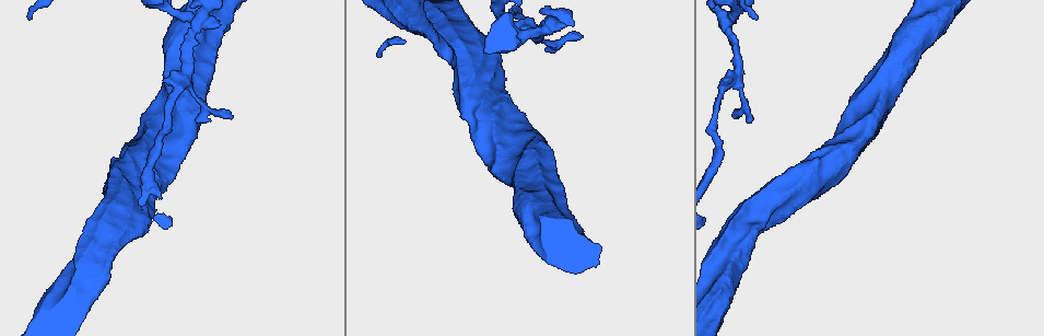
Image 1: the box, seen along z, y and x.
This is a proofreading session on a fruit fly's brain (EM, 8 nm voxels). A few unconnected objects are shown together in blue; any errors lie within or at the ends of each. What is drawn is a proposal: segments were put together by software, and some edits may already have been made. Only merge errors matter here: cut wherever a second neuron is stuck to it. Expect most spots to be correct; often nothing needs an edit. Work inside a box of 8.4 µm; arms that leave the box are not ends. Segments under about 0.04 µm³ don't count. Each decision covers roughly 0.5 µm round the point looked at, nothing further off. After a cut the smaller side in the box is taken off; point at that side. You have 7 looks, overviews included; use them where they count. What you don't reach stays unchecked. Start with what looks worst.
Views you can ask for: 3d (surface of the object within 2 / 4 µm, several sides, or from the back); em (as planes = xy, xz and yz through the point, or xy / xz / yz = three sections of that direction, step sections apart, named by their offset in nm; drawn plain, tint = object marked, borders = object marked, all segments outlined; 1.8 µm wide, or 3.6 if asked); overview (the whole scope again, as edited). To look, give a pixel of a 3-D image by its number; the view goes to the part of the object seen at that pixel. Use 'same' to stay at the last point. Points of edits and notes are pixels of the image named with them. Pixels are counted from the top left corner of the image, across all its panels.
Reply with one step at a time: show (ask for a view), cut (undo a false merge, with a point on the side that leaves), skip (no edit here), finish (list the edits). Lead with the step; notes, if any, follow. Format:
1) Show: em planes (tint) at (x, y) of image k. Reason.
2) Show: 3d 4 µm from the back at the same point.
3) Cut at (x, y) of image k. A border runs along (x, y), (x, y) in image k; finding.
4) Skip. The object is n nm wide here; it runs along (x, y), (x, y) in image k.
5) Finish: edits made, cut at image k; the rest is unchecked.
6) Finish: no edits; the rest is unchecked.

Show: em 3.6 µm yz step 4 (tint) at (196, 23) of image 1. Thick turns thin.

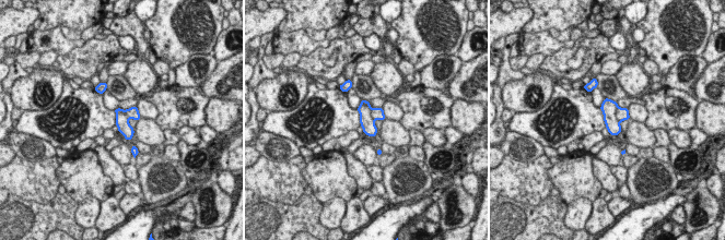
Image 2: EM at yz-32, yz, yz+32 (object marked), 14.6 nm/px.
Cut at (622, 114) of image 2. The object is 220 nm wide here; a border runs along (618, 107), (616, 119), (619, 122) in image 2; two neurons meet here.

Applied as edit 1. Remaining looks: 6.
Show: overview.

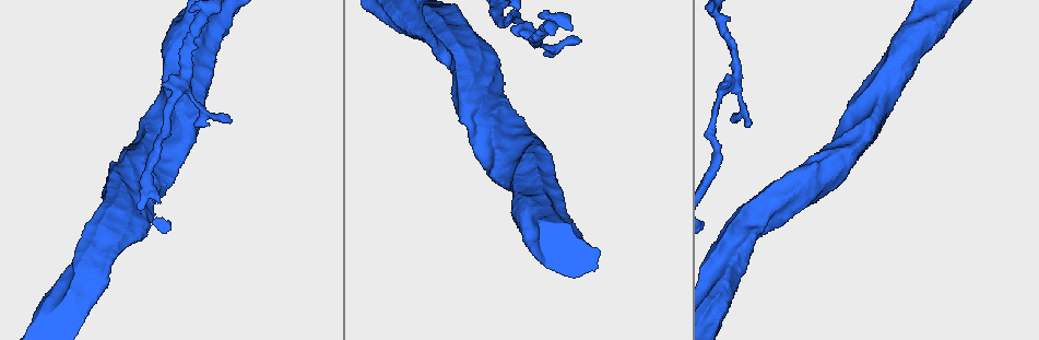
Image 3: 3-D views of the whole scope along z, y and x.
Show: 3d 4 µm at (520, 131) of image 3. Touches itself.

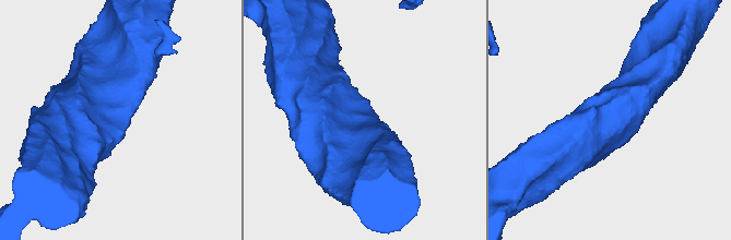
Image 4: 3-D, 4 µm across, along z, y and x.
Show: em planes (tint) at (118, 125) of image 4.

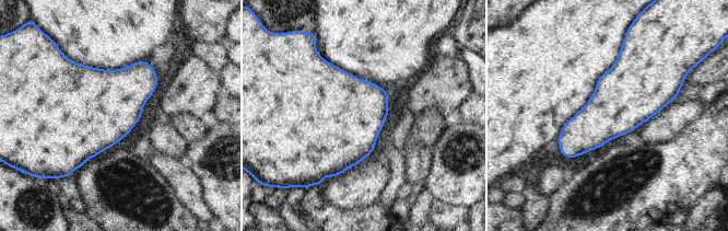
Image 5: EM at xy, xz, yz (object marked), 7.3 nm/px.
Skip. The object is 420 nm wide here; one neuron here.

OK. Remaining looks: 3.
Show: 3d 4 µm at (111, 224) of image 3. Touches itself.

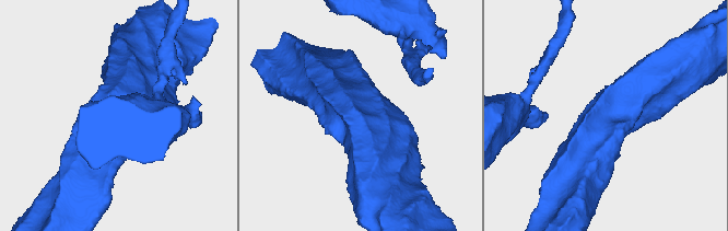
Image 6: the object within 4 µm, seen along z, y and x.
Show: em planes (tint) at (360, 119) of image 6.

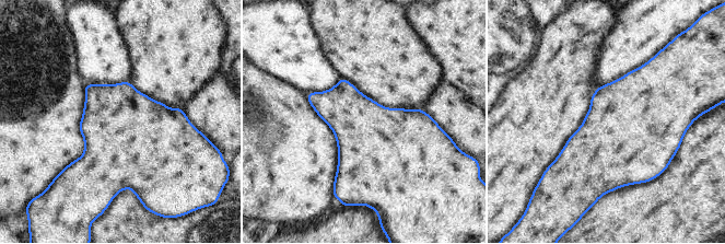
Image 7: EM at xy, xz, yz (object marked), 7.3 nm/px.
Skip. One neuron here.

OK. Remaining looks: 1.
Finish: edits made, cut at image 2; the rest is unchecked.

